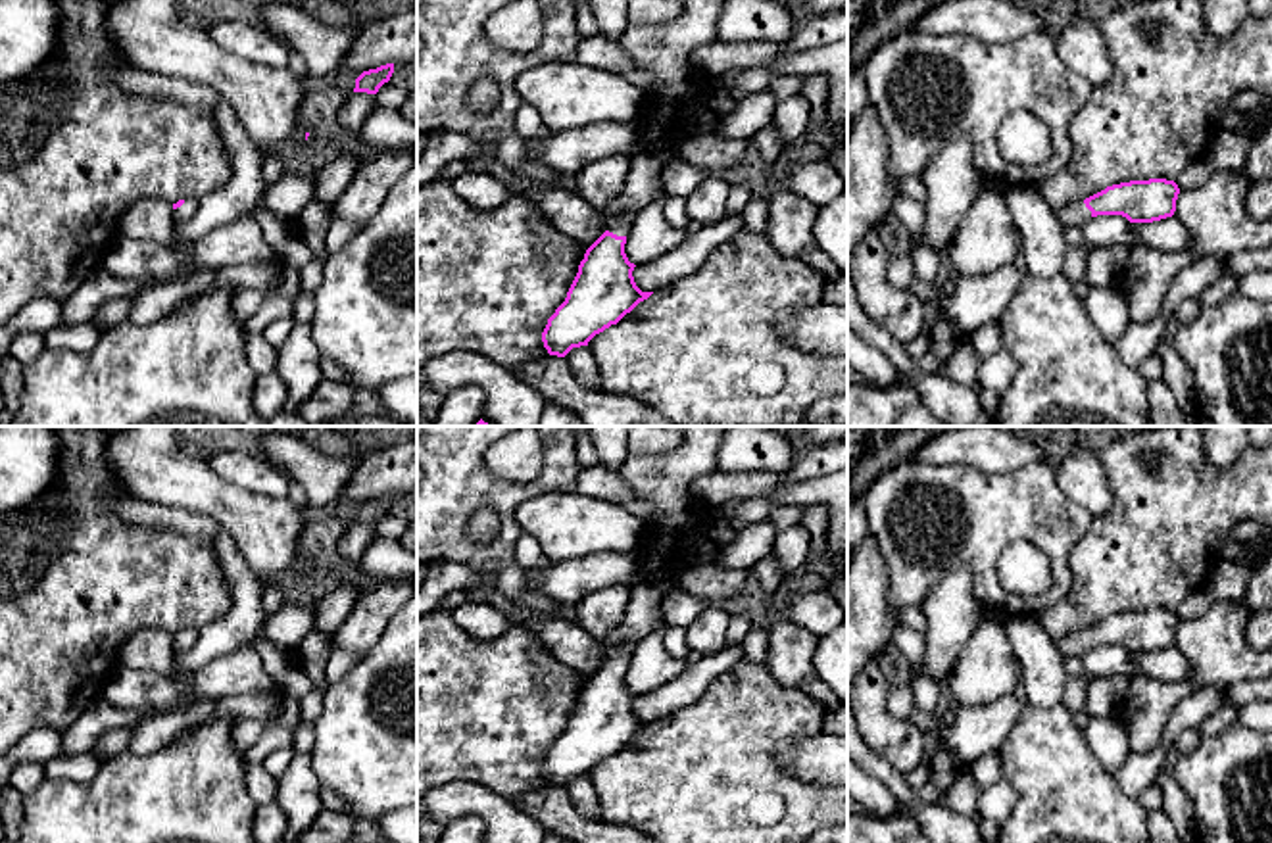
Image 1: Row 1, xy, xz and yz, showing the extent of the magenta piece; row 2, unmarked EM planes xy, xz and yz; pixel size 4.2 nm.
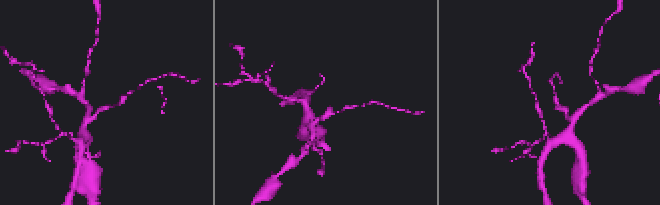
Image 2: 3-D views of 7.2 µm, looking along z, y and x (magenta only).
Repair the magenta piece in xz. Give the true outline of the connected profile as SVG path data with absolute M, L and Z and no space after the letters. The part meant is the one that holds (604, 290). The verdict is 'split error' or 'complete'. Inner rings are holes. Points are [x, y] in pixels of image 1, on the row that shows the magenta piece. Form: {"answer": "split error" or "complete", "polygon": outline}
{"answer": "split error", "polygon": "M621 213L586 250L565 301L548 319L542 332L550 355L565 357L573 348L617 325L653 292L642 292L632 277L634 263L624 253L632 213Z"}

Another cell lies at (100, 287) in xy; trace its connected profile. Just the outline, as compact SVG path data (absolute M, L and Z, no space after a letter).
M98 267L63 303L61 319L65 325L90 323L96 309L106 301L125 296L136 296L140 290L158 286L163 280L127 280L113 277L104 267Z

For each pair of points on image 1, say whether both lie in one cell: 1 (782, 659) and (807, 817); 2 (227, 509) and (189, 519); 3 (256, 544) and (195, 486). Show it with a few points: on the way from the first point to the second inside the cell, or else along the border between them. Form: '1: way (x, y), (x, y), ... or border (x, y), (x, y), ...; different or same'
1: border (763, 665), (779, 684), (796, 690); different
2: border (166, 504), (210, 515), (239, 550); different
3: way (241, 529), (210, 498); same

